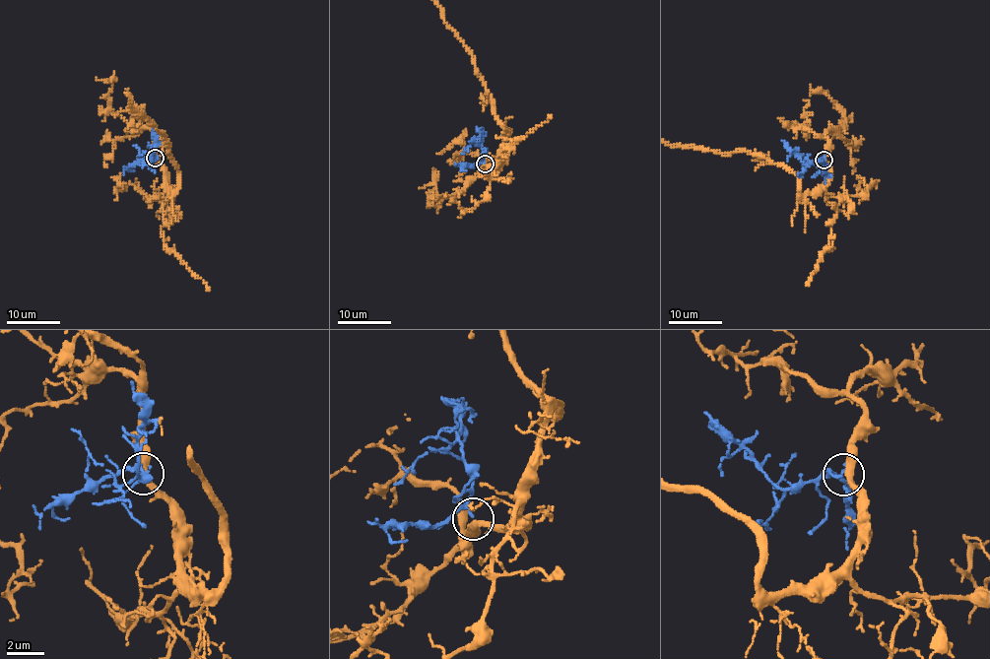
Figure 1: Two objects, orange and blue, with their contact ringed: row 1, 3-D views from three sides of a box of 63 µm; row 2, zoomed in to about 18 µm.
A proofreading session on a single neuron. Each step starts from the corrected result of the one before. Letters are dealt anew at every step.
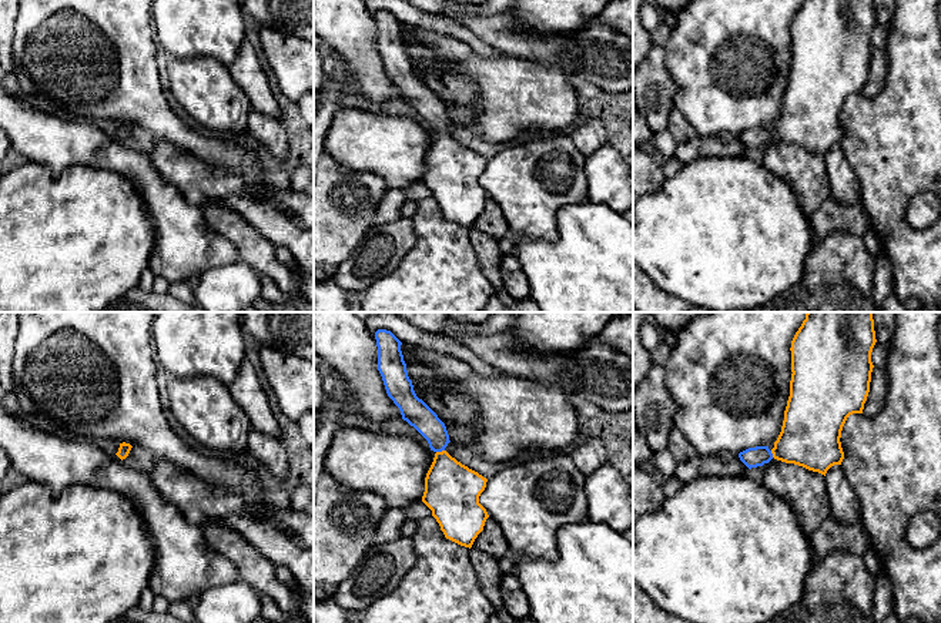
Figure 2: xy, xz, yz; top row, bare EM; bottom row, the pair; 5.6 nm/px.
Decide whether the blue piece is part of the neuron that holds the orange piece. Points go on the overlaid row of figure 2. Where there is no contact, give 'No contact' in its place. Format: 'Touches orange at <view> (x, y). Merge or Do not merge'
Touches orange at xz (439, 452). Merge

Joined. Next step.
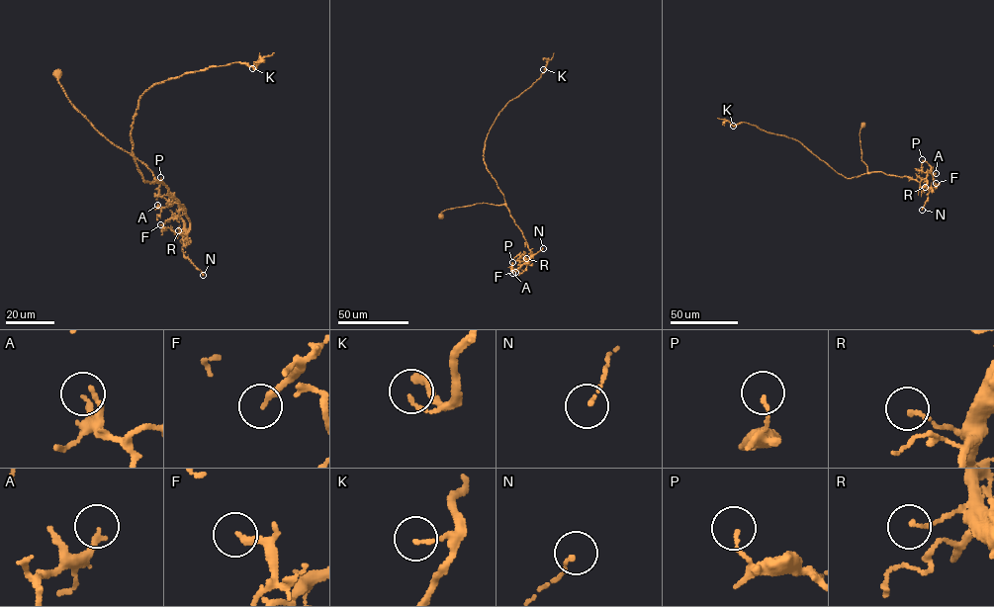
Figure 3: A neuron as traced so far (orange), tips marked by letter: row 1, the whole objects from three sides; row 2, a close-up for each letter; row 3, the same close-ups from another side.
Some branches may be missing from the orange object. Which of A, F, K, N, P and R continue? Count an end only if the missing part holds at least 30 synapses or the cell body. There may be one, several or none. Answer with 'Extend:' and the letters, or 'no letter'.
Extend: no letter

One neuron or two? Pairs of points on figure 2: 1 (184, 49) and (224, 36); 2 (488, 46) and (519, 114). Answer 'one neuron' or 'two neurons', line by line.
1: one neuron
2: two neurons

